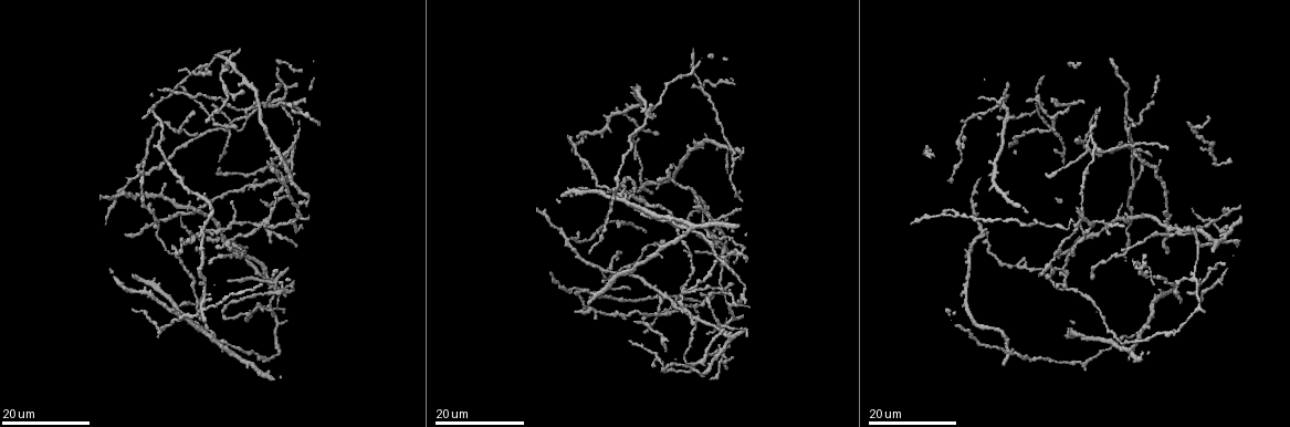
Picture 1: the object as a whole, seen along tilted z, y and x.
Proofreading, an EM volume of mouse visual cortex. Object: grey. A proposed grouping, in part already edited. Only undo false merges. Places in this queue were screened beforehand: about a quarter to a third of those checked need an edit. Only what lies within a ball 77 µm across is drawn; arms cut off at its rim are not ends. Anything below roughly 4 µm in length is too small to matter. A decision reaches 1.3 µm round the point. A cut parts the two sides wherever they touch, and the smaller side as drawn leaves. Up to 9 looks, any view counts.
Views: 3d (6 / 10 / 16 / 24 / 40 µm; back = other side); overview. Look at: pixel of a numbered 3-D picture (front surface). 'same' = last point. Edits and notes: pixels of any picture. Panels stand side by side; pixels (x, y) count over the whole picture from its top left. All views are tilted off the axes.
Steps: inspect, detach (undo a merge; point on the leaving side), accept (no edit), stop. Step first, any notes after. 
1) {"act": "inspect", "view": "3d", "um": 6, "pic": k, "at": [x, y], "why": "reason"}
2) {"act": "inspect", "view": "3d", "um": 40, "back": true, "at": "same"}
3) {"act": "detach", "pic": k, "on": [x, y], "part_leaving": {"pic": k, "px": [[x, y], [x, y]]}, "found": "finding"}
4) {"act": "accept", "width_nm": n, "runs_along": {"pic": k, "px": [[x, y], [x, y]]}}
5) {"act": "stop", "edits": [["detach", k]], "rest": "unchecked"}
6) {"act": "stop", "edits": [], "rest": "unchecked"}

{"act": "inspect", "view": "3d", "um": 24, "pic": 1, "at": [1056, 117], "why": "three arms meet"}

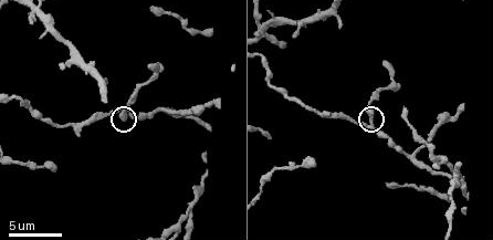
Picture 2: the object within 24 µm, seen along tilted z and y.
{"act": "inspect", "view": "3d", "um": 10, "pic": 2, "at": [369, 120], "why": "zoom in"}

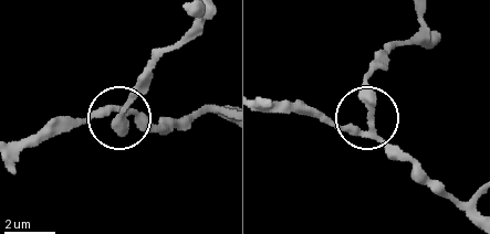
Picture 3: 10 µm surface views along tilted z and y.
{"act": "inspect", "view": "3d", "um": 6, "pic": 3, "at": [370, 118]}

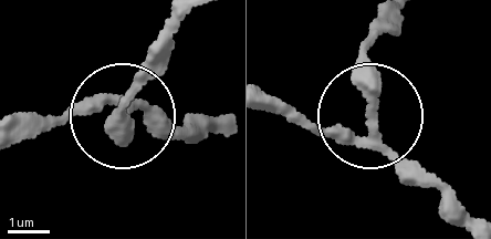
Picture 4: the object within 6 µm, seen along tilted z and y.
{"act": "accept", "found": "continuous, no second neuron"}

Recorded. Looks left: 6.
{"act": "inspect", "view": "3d", "um": 16, "pic": 1, "at": [1095, 221], "why": "branch point"}

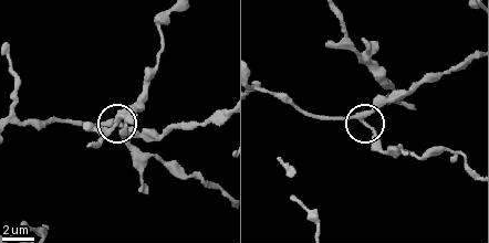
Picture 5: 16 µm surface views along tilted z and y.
{"act": "inspect", "view": "3d", "um": 6, "pic": 5, "at": [364, 118], "why": "closer look"}

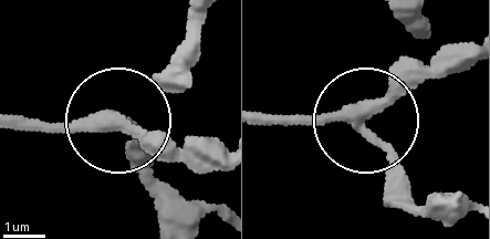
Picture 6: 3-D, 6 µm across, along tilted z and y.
{"act": "accept", "width_nm": 270, "found": "all the same neuron"}

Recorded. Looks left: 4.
{"act": "inspect", "view": "3d", "um": 24, "pic": 1, "at": [1077, 212]}

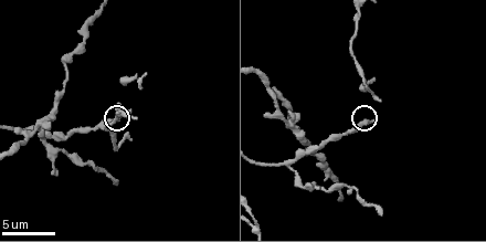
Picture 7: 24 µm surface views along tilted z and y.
{"act": "inspect", "view": "3d", "um": 10, "pic": 7, "at": [367, 121]}

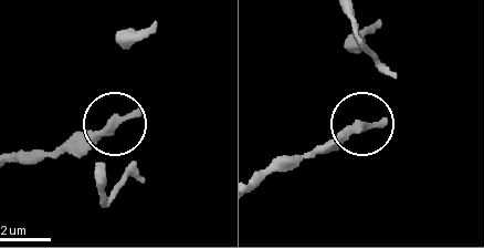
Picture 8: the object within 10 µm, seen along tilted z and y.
{"act": "inspect", "view": "3d", "um": 6, "pic": 8, "at": [356, 128], "why": "zoom in"}

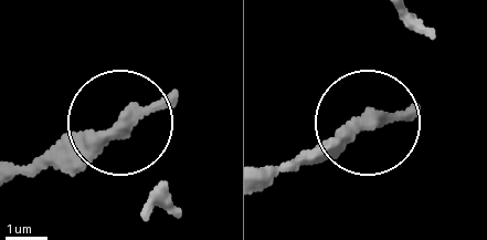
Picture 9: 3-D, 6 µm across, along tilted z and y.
{"act": "accept", "width_nm": 310, "found": "all the same neuron"}

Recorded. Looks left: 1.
{"act": "inspect", "view": "3d", "um": 10, "pic": 2, "at": [165, 110], "why": "three arms meet"}

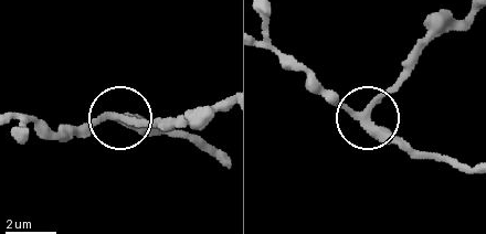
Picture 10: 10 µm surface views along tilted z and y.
{"act": "accept", "width_nm": 240, "found": "one neuron here"}

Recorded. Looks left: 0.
{"act": "stop", "edits": [], "rest": "unchecked"}

